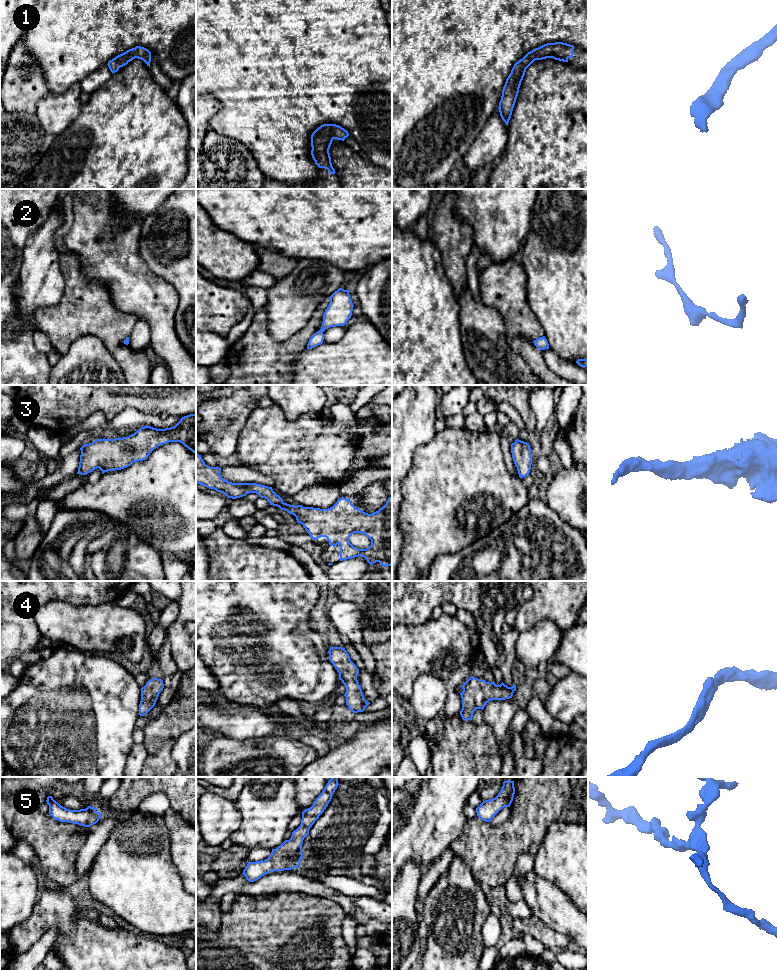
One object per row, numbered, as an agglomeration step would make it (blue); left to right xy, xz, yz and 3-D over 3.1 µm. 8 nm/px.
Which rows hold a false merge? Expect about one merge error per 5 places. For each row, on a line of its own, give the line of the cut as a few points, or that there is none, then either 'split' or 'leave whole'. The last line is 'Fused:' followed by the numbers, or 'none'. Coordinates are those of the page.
1: no cut | leave whole
2: no cut | leave whole
3: no cut | leave whole
4: no cut | leave whole
5: no cut | leave whole
Fused: none

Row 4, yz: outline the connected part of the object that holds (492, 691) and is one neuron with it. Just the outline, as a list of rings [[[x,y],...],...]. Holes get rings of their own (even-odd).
[[[471,676],[463,685],[460,693],[462,698],[462,709],[460,715],[463,720],[472,720],[476,709],[484,709],[491,700],[510,699],[516,691],[516,685],[508,687],[503,682],[496,685],[495,682],[486,682]]]

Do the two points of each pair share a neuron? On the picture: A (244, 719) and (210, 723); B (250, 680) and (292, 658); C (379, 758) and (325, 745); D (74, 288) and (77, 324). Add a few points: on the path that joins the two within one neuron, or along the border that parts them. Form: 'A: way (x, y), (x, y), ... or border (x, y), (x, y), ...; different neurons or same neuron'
A: way (236, 721), (218, 721); same neuron
B: way (257, 668), (270, 658), (280, 658); same neuron
C: border (333, 745), (326, 753), (320, 756); different neurons
D: way (77, 297), (77, 315); same neuron

